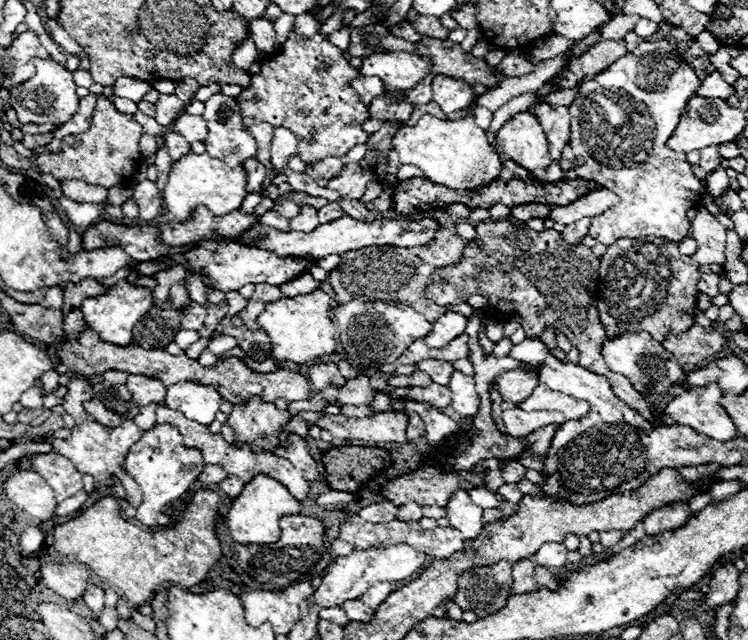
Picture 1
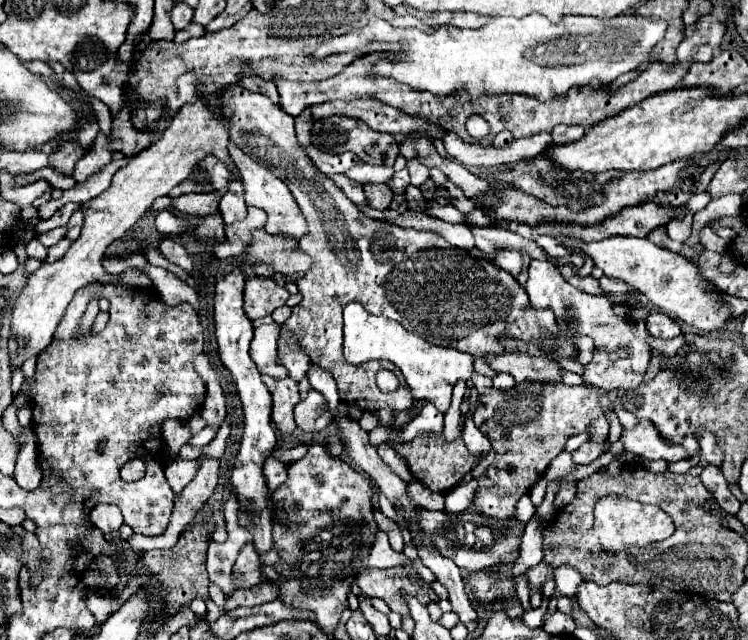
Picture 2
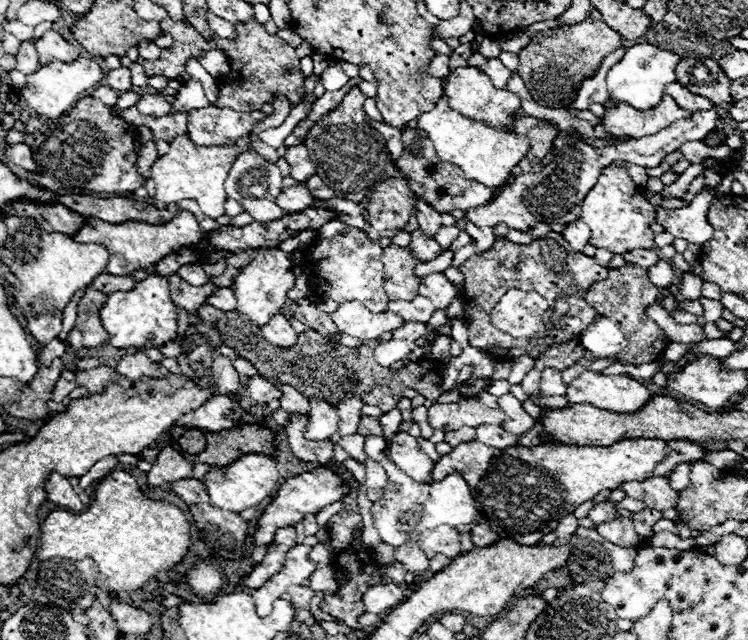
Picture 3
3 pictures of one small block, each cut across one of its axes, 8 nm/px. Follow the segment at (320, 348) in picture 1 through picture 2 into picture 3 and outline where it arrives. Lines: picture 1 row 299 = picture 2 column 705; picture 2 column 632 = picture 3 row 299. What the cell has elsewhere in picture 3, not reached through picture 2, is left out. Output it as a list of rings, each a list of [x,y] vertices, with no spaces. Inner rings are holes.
[[[254,250],[254,258],[248,266],[240,270],[234,282],[234,294],[238,300],[236,310],[244,314],[256,326],[264,326],[272,320],[272,316],[280,314],[286,304],[286,294],[294,286],[296,276],[292,272],[292,262],[282,250]]]

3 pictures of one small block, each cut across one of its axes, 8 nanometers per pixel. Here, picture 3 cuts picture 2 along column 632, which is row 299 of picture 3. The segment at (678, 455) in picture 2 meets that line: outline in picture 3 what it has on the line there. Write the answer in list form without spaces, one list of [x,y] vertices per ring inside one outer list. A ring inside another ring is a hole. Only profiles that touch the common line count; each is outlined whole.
[[[430,274],[430,276],[422,278],[418,294],[428,298],[436,310],[446,310],[450,306],[450,302],[458,296],[454,284],[450,284],[444,274]]]

